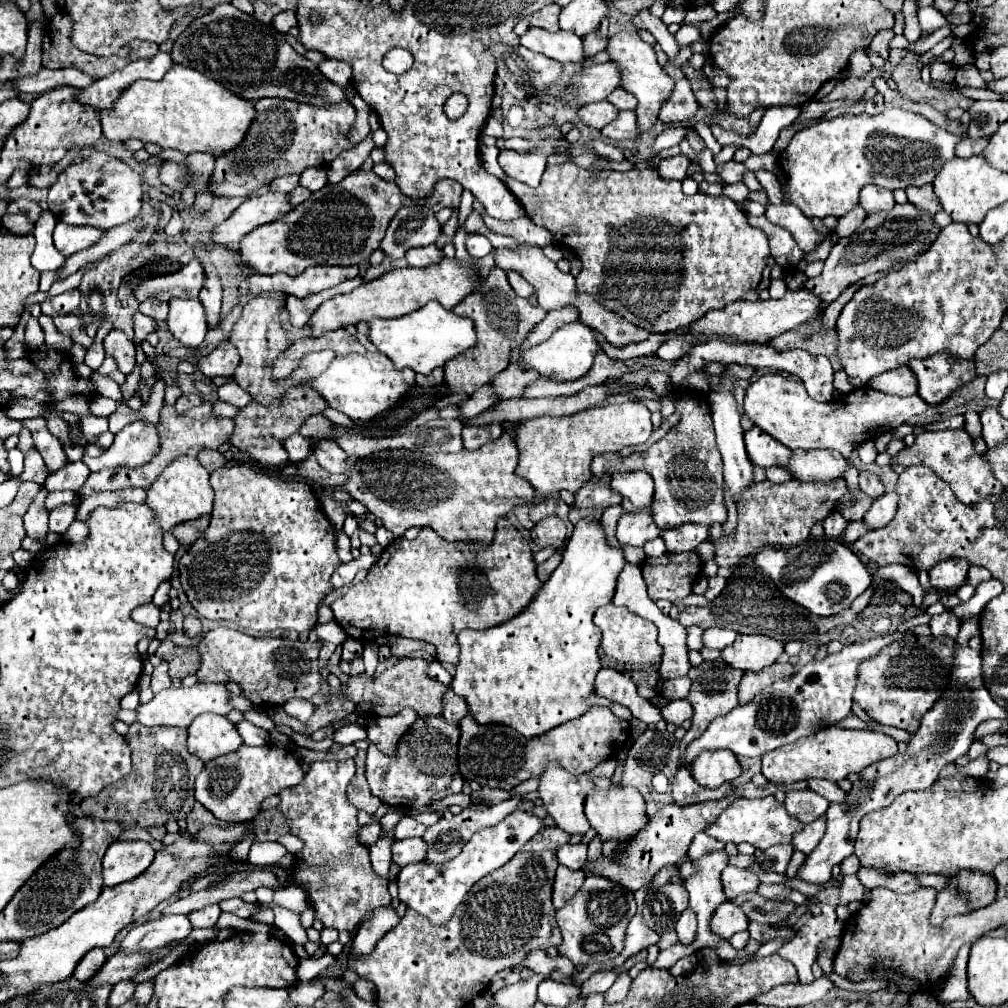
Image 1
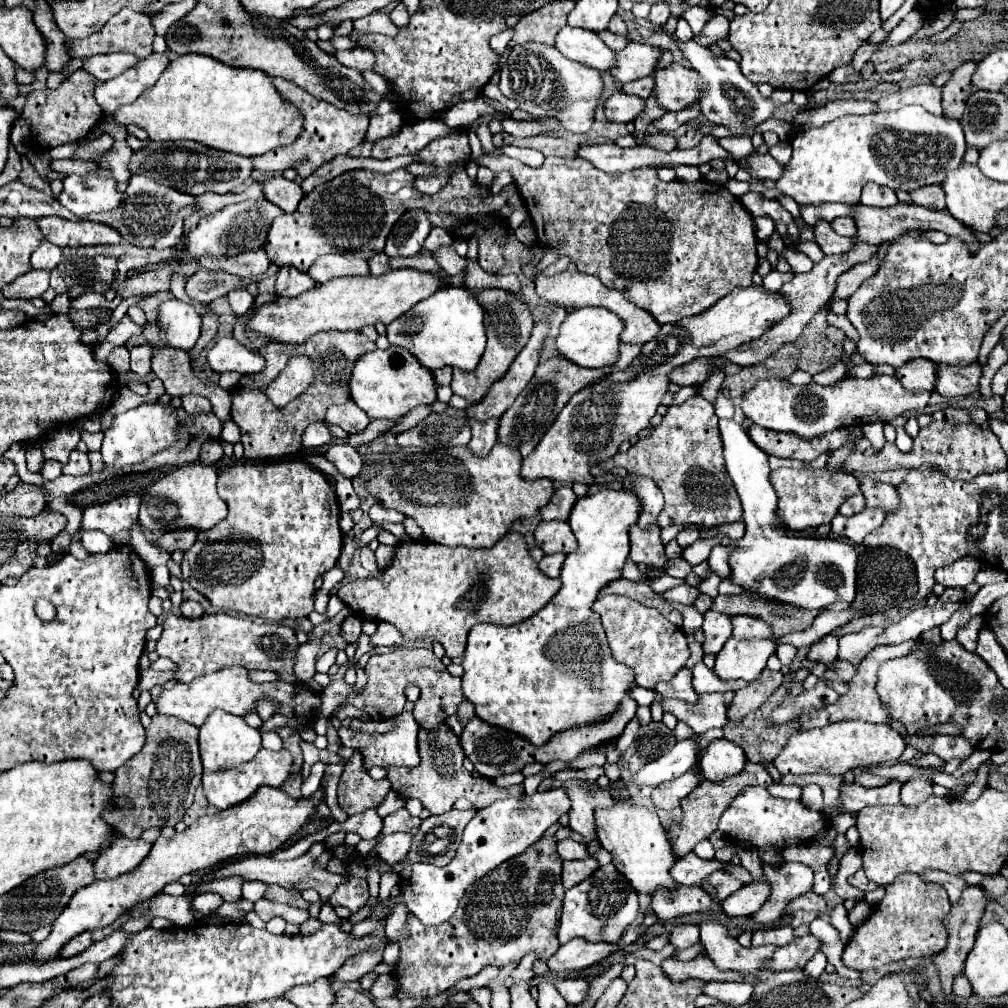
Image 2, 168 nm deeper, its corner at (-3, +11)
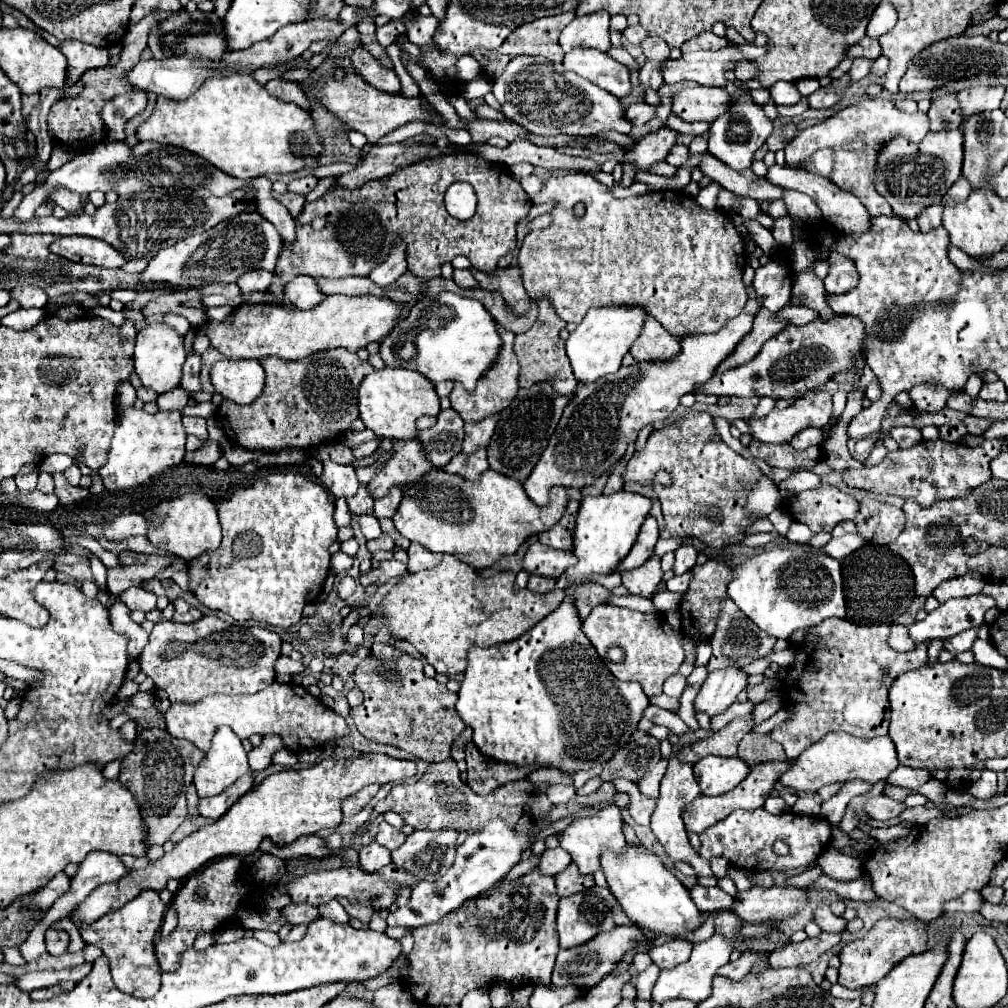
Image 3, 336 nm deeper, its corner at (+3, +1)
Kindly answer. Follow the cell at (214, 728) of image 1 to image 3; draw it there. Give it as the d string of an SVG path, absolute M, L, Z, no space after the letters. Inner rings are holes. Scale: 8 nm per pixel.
M229 726L217 728L211 748L205 752L205 758L195 770L193 782L199 798L221 794L221 790L229 788L247 770L247 752L239 736L229 730Z

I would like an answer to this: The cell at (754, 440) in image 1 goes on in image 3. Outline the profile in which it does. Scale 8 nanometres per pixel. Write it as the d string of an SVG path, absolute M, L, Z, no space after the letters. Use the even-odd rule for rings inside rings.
M751 440L749 452L755 458L765 460L773 468L787 468L787 470L811 470L821 460L821 448L811 446L807 450L795 450L789 442L781 444L765 444L759 440Z

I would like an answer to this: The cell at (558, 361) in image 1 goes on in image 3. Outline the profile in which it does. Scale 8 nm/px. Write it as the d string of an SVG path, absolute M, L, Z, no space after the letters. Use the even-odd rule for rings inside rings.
M603 306L589 310L565 342L575 378L579 382L595 382L597 378L615 374L623 356L629 352L629 346L639 336L645 316L647 312L637 306Z

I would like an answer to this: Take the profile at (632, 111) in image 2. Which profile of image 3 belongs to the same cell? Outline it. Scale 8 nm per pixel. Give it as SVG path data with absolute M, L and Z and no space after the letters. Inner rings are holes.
M635 102L625 110L625 116L633 126L641 126L655 116L655 108L651 104L645 104L645 102Z

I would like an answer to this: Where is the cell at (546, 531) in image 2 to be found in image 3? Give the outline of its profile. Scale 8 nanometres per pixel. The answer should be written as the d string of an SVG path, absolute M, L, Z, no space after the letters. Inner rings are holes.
M541 542L531 544L523 558L523 568L539 576L561 576L573 564L577 564L577 558L571 550L555 550Z

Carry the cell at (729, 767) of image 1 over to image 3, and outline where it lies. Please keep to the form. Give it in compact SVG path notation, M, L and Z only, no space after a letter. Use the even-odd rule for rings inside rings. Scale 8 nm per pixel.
M705 756L693 764L693 772L699 780L701 794L721 796L733 790L749 774L749 766L741 758Z

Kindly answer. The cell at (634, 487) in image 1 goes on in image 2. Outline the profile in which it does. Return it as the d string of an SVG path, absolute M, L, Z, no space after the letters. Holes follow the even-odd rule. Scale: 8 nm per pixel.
M631 474L631 476L637 482L633 492L643 502L643 510L641 510L641 516L639 516L639 522L637 524L641 528L649 528L651 524L657 522L657 516L663 510L663 494L661 494L661 490L649 478L635 476L635 474Z

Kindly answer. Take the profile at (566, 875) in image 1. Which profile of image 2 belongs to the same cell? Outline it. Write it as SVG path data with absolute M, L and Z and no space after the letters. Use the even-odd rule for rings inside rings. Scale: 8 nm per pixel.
M589 856L585 860L575 860L575 862L563 862L563 888L571 888L579 882L583 882L587 876L591 876L599 868L599 862Z

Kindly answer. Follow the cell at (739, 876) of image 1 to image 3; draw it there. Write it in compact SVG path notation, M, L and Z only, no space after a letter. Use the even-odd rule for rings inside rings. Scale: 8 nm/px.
M693 886L691 888L691 900L701 912L713 912L713 910L727 910L733 904L733 896L725 894L719 886Z

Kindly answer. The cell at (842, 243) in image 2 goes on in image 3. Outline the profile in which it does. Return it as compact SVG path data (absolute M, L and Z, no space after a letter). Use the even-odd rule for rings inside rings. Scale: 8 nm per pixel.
M833 250L827 258L827 264L829 264L829 274L823 282L829 294L845 294L857 286L859 272L855 268L855 262L851 262L851 258Z

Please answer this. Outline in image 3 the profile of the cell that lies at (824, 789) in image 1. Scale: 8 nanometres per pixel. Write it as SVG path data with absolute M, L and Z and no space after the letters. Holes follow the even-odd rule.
M873 796L873 798L867 798L867 802L863 804L863 810L869 818L885 822L885 820L897 818L905 810L905 806L887 796Z

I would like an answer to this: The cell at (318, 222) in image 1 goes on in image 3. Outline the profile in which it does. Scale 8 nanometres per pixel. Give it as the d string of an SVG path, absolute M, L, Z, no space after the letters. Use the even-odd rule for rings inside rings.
M465 152L421 160L413 166L407 166L405 170L395 172L387 180L383 180L383 178L373 180L357 190L333 186L319 200L305 204L305 208L301 210L301 214L297 218L299 220L297 238L293 244L283 242L283 248L279 252L277 266L275 266L275 276L279 276L283 282L289 282L289 278L295 278L299 274L313 276L313 278L317 278L317 276L327 276L327 278L369 276L369 272L387 258L387 252L397 236L405 236L409 272L419 278L441 276L439 266L445 262L451 262L459 254L469 258L473 268L493 274L497 270L499 258L503 258L507 252L511 252L517 246L515 244L515 226L523 216L527 216L529 208L531 208L529 196L521 188L519 180L511 178L507 168L501 164L491 164L475 154L465 154ZM453 182L469 182L475 188L477 212L469 220L457 220L445 210L443 196ZM313 218L325 218L327 226L321 230L315 230L311 226Z

